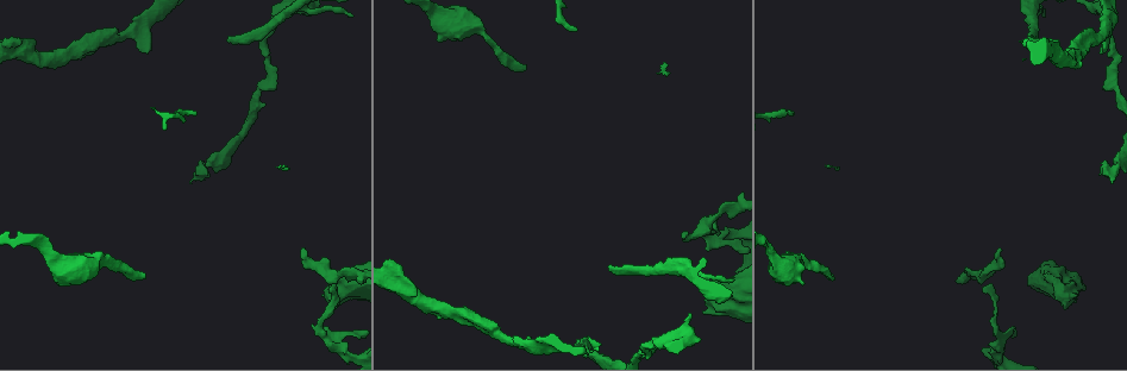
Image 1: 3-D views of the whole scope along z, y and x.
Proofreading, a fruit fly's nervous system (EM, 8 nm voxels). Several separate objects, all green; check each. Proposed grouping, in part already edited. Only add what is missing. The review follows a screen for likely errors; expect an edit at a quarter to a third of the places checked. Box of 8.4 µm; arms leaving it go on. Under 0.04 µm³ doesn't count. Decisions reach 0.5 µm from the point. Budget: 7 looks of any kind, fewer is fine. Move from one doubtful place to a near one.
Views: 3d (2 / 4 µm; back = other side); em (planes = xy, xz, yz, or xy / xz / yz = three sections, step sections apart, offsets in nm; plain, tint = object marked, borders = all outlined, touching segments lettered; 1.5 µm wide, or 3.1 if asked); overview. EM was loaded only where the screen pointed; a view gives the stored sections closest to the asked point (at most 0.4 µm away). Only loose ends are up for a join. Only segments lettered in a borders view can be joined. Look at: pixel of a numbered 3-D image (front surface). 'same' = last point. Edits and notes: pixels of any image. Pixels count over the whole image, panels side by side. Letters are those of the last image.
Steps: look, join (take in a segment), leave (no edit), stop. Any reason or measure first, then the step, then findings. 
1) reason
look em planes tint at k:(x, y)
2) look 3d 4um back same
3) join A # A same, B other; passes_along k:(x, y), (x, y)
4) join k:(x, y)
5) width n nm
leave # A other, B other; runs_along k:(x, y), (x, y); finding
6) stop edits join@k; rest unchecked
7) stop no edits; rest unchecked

branch stops here
look em planes borders at 1:(145, 273)

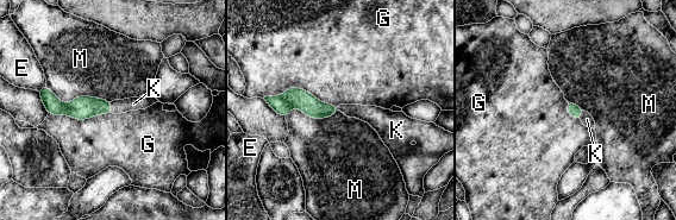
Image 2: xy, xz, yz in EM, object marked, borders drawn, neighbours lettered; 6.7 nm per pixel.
join K # E other, G other, K same, M other; passes_along 2:(82, 107), (111, 107), (133, 104); the cell continues

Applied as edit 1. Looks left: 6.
see it whole again
look overview

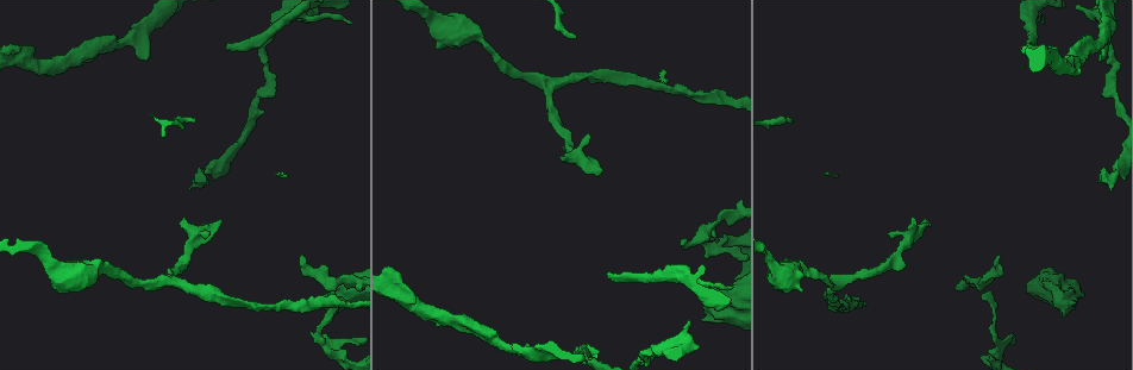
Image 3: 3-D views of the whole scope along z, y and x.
free end
look 3d 4um at 3:(1000, 256)

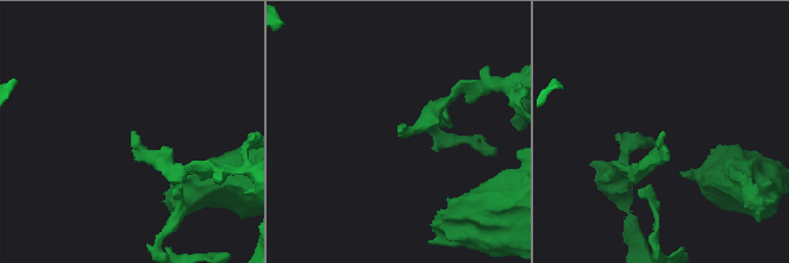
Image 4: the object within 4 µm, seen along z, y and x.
shape alone is not enough
look em planes tint at 4:(661, 133)

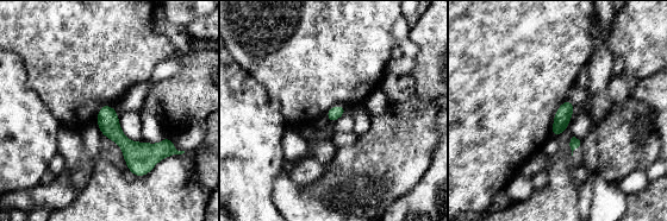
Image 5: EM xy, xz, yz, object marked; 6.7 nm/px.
what lies round it
look em planes borders same

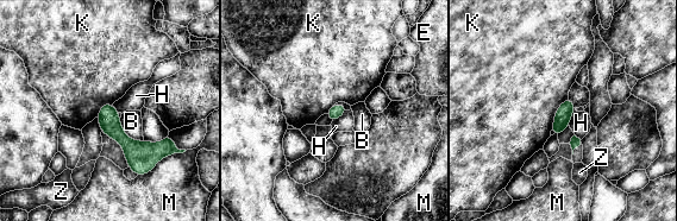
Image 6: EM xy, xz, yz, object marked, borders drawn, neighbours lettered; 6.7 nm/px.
leave # B other, E other, H other, K other, M other, Z other; runs_along 6:(102, 111), (132, 149), (167, 140); no lettered segment goes on from it

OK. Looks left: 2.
stop edits join@2; rest unchecked

